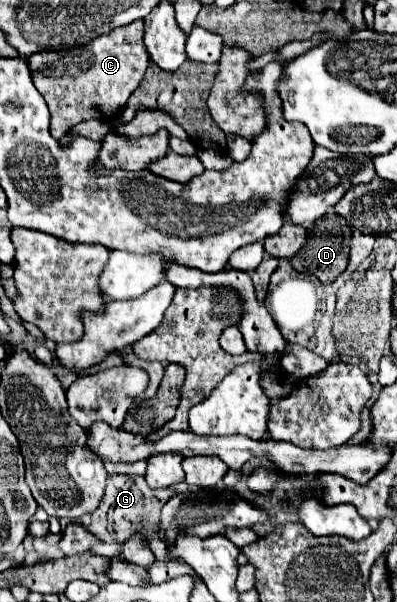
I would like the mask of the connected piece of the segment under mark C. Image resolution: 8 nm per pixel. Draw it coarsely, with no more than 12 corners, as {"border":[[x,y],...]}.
{"border":[[143,20],[31,54],[51,134],[111,122],[149,66]]}

